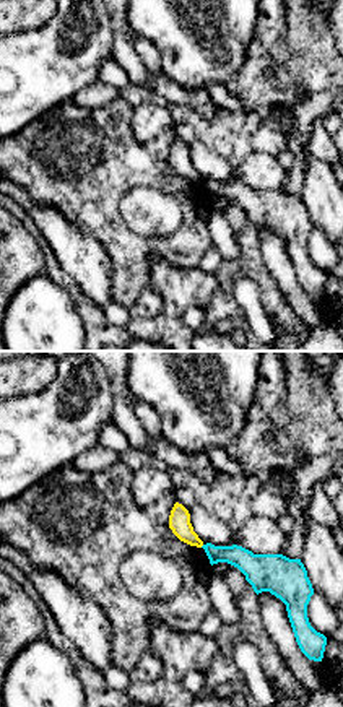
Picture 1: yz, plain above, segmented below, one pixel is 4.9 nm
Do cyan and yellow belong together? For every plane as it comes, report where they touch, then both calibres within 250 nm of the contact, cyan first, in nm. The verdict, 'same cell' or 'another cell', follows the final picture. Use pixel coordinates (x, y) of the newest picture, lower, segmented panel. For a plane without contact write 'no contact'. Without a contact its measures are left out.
no contact

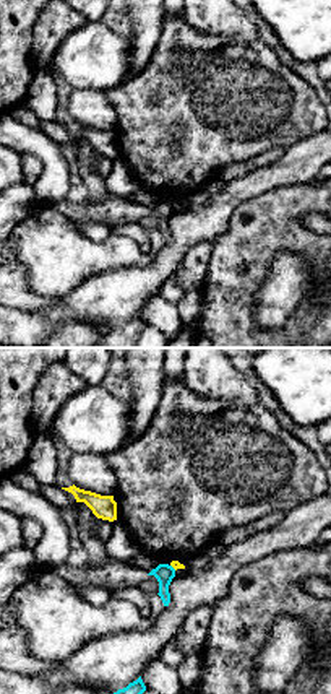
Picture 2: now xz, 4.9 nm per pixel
contact (172, 568); calibres 90 and 50 nm

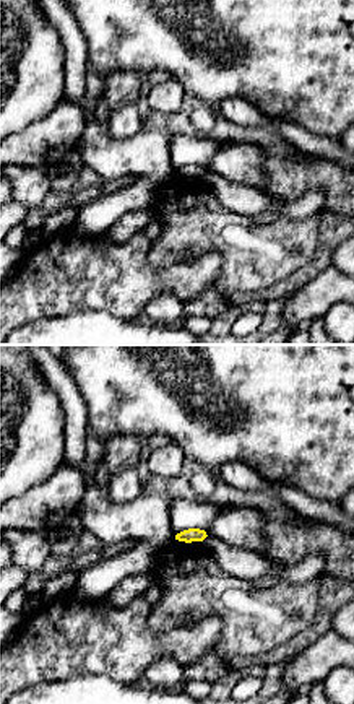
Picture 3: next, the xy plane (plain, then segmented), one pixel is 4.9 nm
no contact

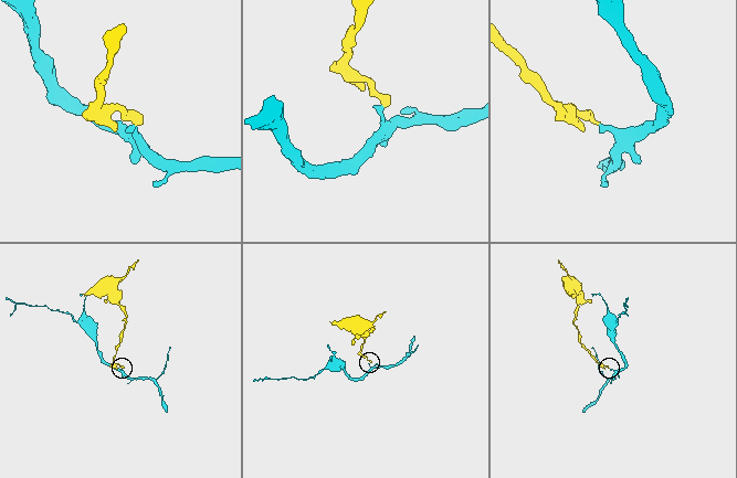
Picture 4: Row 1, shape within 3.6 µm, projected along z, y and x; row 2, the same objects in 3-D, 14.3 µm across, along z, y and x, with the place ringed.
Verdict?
another cell

